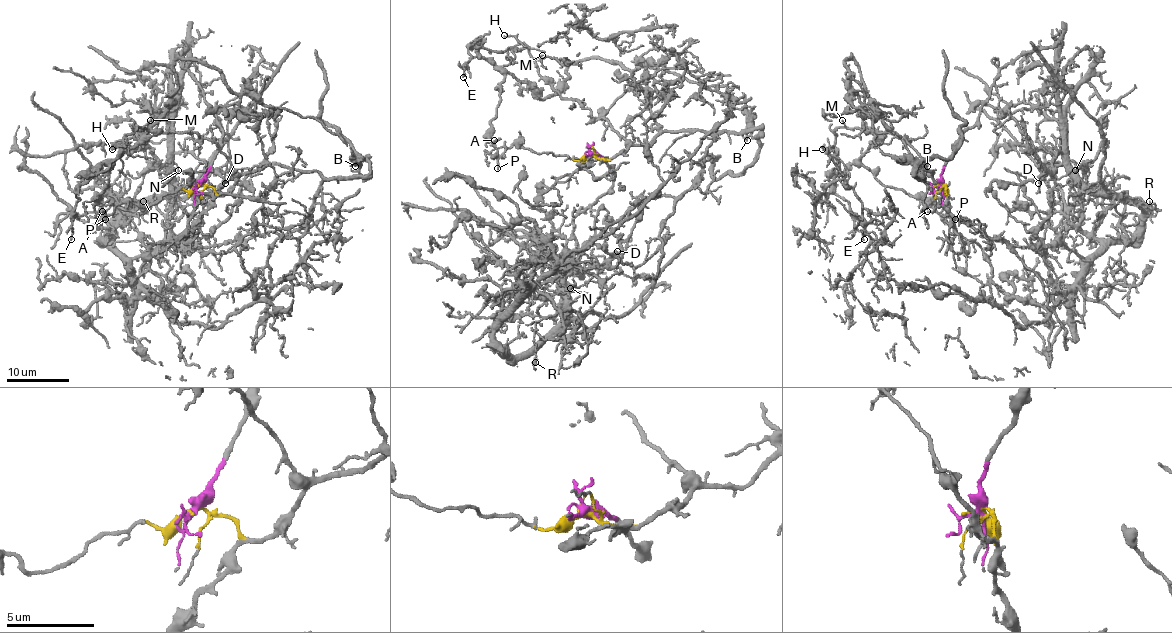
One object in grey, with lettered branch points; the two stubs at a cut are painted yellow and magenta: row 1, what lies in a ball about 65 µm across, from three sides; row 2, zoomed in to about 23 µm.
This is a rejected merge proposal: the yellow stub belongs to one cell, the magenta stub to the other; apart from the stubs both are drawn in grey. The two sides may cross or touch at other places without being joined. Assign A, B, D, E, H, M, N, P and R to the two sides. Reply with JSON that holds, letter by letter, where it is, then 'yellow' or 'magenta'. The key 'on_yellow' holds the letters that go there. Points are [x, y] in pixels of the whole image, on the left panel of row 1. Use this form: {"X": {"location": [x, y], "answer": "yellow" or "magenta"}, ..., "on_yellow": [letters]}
{"A": {"location": [102, 211], "answer": "yellow"}, "B": {"location": [355, 166], "answer": "yellow"}, "D": {"location": [225, 183], "answer": "magenta"}, "E": {"location": [71, 239], "answer": "yellow"}, "H": {"location": [112, 149], "answer": "yellow"}, "M": {"location": [150, 120], "answer": "yellow"}, "N": {"location": [178, 170], "answer": "magenta"}, "P": {"location": [105, 219], "answer": "yellow"}, "R": {"location": [143, 201], "answer": "magenta"}, "on_yellow": ["A", "B", "E", "H", "M", "P"]}

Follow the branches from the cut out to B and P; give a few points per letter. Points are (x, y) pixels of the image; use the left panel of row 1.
B: (200, 185), (225, 194), (243, 174), (271, 165), (327, 179), (367, 175), (355, 166)
P: (200, 185), (187, 191), (166, 193), (145, 207), (135, 200), (119, 203), (105, 219)

